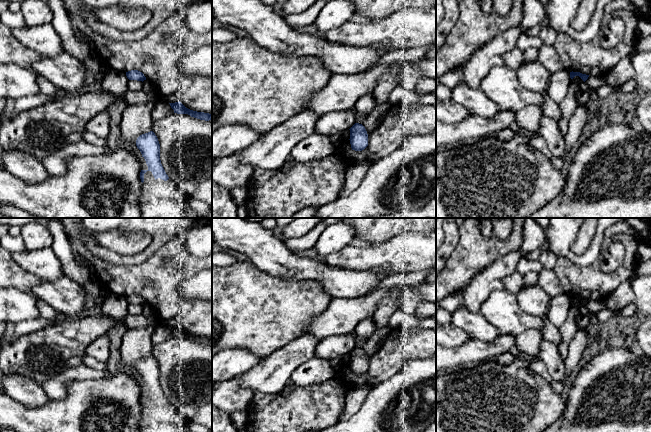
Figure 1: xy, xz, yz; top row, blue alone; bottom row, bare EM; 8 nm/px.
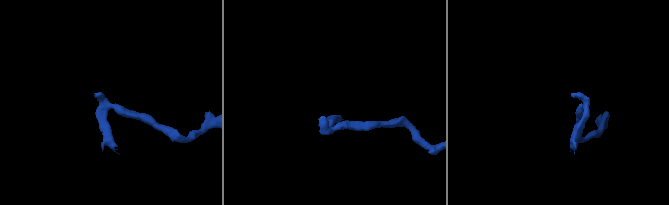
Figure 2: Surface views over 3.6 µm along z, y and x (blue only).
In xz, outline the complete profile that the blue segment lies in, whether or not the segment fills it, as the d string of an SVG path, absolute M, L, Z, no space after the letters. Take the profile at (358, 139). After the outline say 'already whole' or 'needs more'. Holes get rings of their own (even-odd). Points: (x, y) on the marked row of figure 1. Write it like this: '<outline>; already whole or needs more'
M355 123L350 129L350 144L352 150L362 151L368 146L368 134L362 124Z; already whole

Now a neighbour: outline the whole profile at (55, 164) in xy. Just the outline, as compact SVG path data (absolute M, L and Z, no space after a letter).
M85 141L71 142L55 153L41 159L41 163L50 176L60 176L67 172L67 160L75 156L94 156L107 153L109 147L95 146Z

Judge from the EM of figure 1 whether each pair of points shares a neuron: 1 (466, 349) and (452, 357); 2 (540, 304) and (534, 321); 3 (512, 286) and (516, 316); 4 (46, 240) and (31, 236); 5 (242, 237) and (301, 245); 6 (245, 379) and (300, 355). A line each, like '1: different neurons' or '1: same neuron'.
1: same neuron
2: different neurons
3: different neurons
4: same neuron
5: different neurons
6: same neuron

